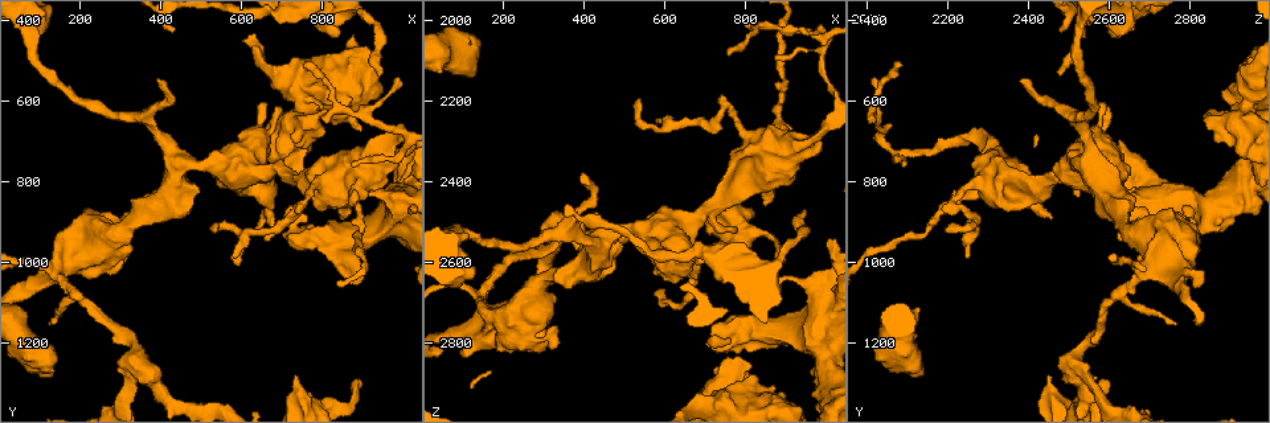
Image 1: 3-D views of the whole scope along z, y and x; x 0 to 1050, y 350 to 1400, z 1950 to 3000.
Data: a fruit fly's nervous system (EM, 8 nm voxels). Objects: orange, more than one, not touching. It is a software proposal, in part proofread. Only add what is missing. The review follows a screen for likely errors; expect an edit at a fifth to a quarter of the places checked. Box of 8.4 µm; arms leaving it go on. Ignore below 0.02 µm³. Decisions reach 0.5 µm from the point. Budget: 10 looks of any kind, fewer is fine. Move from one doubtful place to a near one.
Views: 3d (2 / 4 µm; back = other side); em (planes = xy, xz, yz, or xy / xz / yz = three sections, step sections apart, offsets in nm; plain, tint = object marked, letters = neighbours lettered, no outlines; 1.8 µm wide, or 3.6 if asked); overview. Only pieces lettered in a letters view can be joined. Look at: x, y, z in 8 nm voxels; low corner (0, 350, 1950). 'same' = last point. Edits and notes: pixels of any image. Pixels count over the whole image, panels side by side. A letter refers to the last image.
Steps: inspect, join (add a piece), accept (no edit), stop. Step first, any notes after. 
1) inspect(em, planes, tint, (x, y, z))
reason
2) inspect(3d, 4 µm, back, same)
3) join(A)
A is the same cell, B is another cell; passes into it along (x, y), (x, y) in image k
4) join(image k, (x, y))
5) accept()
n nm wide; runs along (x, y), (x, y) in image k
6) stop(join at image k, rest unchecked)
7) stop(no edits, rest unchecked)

inspect(em, planes, letters, (940, 545, 2480))
thin end

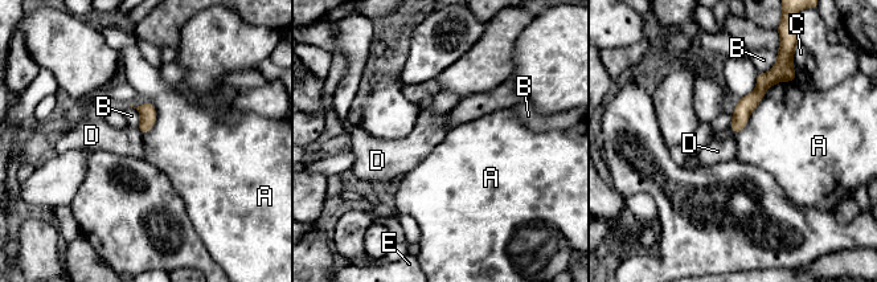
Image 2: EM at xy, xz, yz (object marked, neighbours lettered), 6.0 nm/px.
accept()
A, B, C, D and E are other cells; runs along (778, 76), (745, 106), (736, 129) in image 2; none of them fits

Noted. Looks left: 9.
inspect(3d, 4 µm, (180, 990, 2745))
sudden change in width

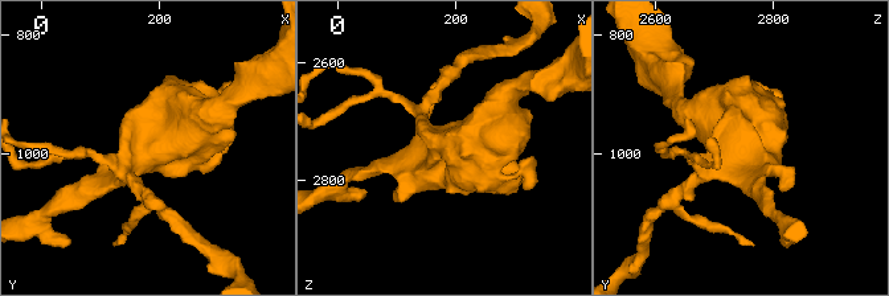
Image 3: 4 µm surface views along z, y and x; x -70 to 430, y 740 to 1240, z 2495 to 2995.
inspect(em, xy, step 4, tint, (185, 995, 2755))
shape alone is not enough

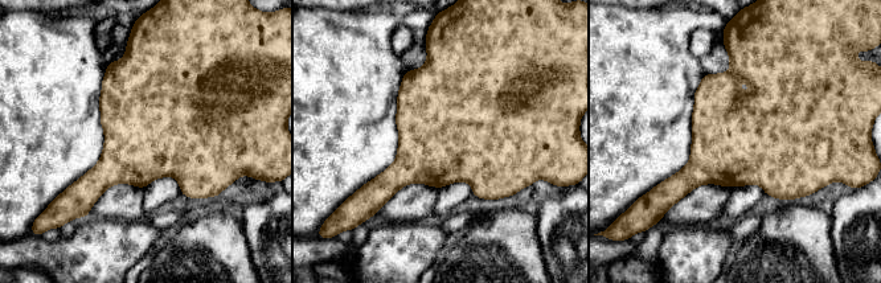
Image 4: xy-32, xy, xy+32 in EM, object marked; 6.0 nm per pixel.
inspect(em, planes, letters, same)

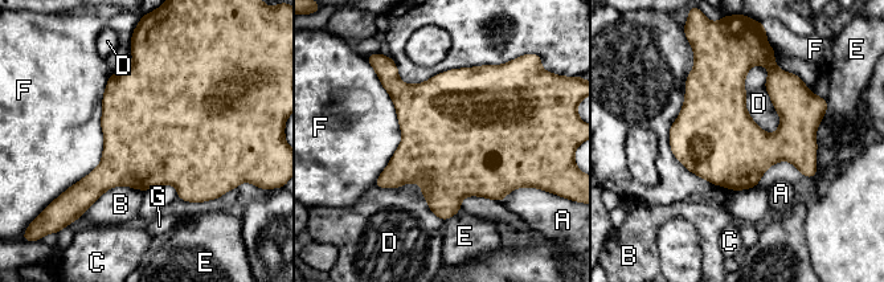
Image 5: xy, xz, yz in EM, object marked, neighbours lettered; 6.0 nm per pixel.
accept()
500 nm wide; A, B, C, D, E, F and G are other cells; none of them fits

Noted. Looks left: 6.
inspect(em, xy, step 4, plain, (340, 1260, 2520))
three-way junction

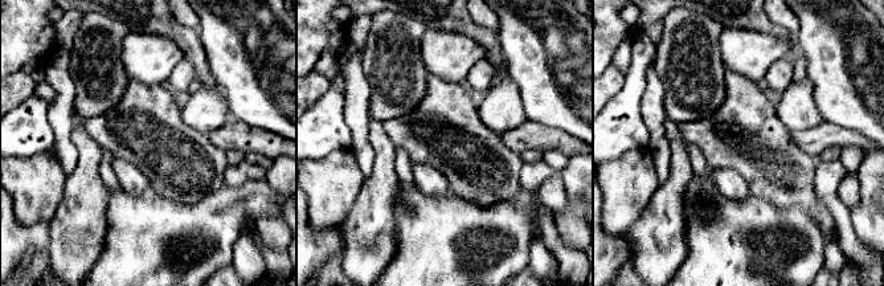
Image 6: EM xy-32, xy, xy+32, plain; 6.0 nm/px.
inspect(em, xy, step 4, letters, same)
what lies round it

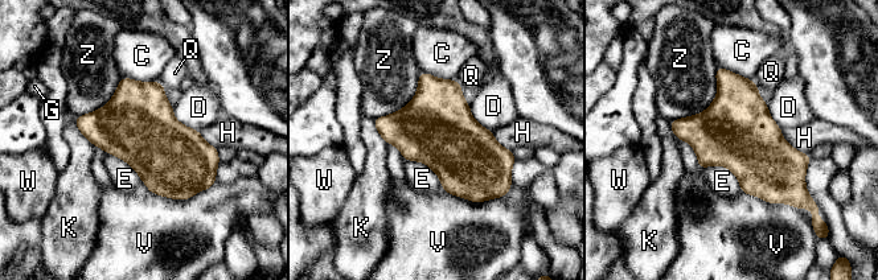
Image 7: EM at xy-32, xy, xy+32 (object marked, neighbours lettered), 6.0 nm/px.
accept()
C, D, E, G, H, K, Q, V, W and Z are other cells; border along (718, 68), (713, 102), (671, 122) in image 7; no lettered piece goes on from it

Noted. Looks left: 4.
inspect(3d, 4 µm, (730, 1290, 2445))
free end

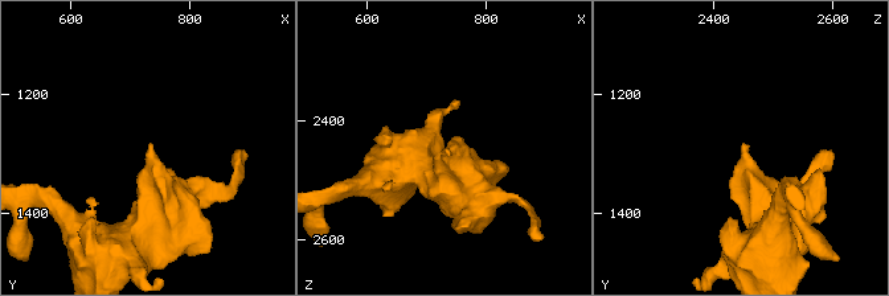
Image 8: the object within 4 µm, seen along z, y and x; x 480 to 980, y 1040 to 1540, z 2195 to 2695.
inspect(em, planes, letters, (730, 1285, 2450))
need the tissue

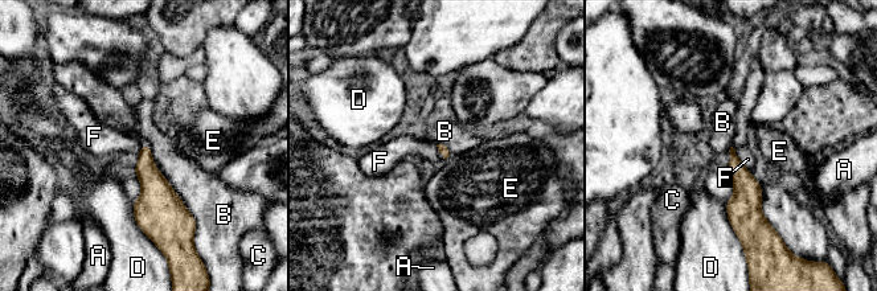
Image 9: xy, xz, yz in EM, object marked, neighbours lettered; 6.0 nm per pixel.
accept()
A, B, C, D, E and F are other cells; border along (732, 147), (750, 173) in image 9; none of them fits

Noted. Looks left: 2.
stop(no edits, rest unchecked)

